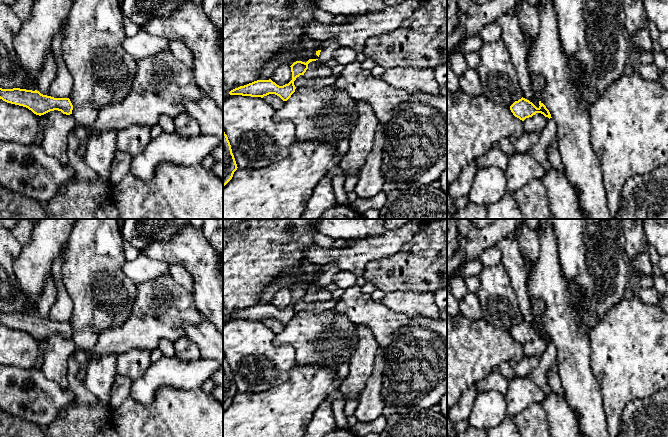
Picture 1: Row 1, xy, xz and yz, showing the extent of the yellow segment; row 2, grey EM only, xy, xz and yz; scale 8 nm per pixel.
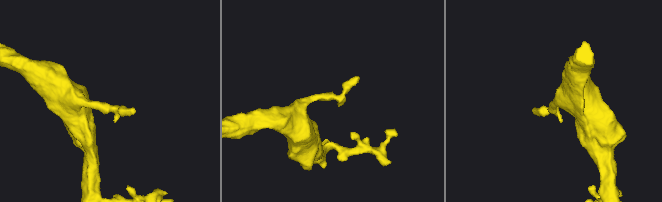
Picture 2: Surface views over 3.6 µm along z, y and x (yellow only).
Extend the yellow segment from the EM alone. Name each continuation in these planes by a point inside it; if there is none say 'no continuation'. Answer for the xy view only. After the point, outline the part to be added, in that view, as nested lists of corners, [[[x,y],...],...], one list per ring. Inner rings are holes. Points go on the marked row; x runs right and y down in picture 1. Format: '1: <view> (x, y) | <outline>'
no continuation

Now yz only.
no continuation

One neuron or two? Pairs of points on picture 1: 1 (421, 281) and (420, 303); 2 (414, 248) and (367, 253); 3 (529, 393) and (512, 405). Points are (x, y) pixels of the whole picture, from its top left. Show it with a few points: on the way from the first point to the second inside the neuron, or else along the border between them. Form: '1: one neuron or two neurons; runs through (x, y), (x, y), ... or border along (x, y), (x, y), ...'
1: two neurons; border along (397, 292), (433, 293)
2: two neurons; border along (415, 234), (396, 252), (376, 259)
3: one neuron; runs through (525, 393), (516, 401)

